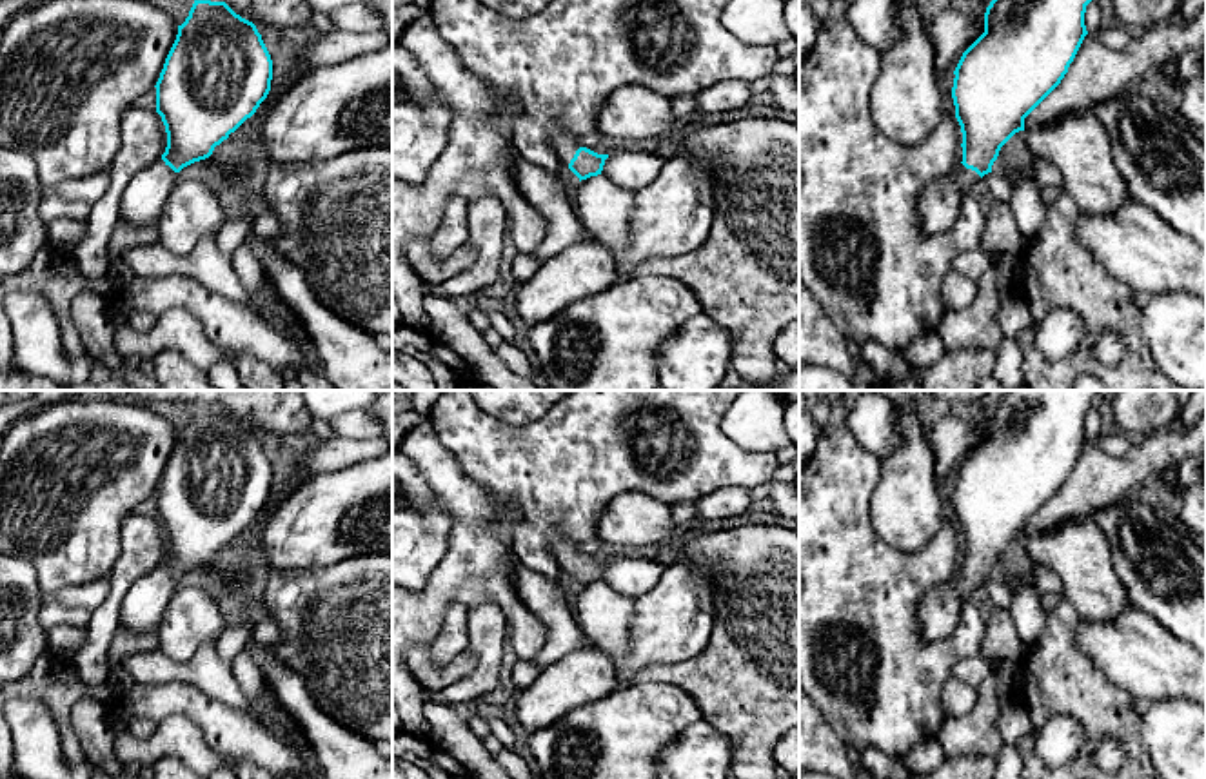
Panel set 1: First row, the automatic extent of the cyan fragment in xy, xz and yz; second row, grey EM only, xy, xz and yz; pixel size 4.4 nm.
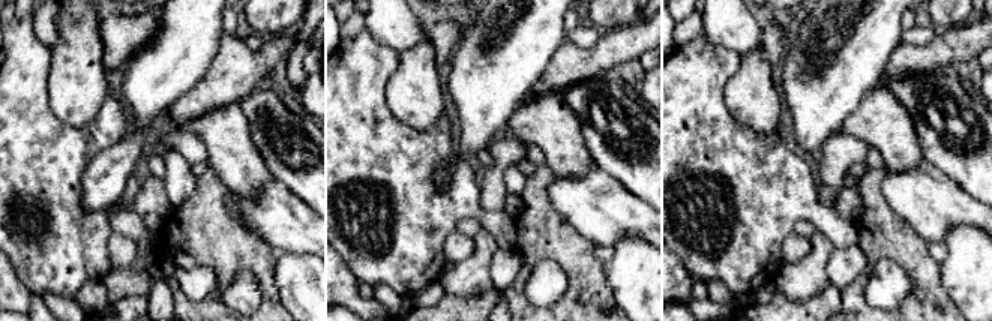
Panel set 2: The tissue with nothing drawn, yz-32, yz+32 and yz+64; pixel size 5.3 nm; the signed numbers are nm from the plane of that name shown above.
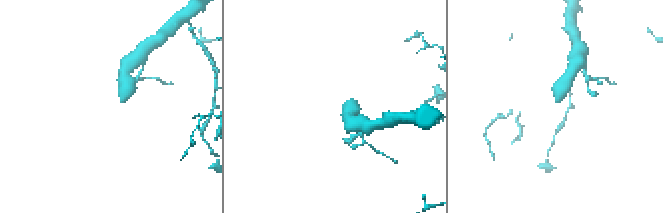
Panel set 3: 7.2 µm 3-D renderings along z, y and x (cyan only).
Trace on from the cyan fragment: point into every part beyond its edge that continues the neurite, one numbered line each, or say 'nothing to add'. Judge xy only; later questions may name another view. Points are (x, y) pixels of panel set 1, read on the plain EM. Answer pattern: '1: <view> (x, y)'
1: xy (144, 607)

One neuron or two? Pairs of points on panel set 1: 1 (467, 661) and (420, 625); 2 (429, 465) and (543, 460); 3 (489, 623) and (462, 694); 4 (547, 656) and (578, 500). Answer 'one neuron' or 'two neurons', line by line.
1: two neurons
2: two neurons
3: one neuron
4: two neurons

